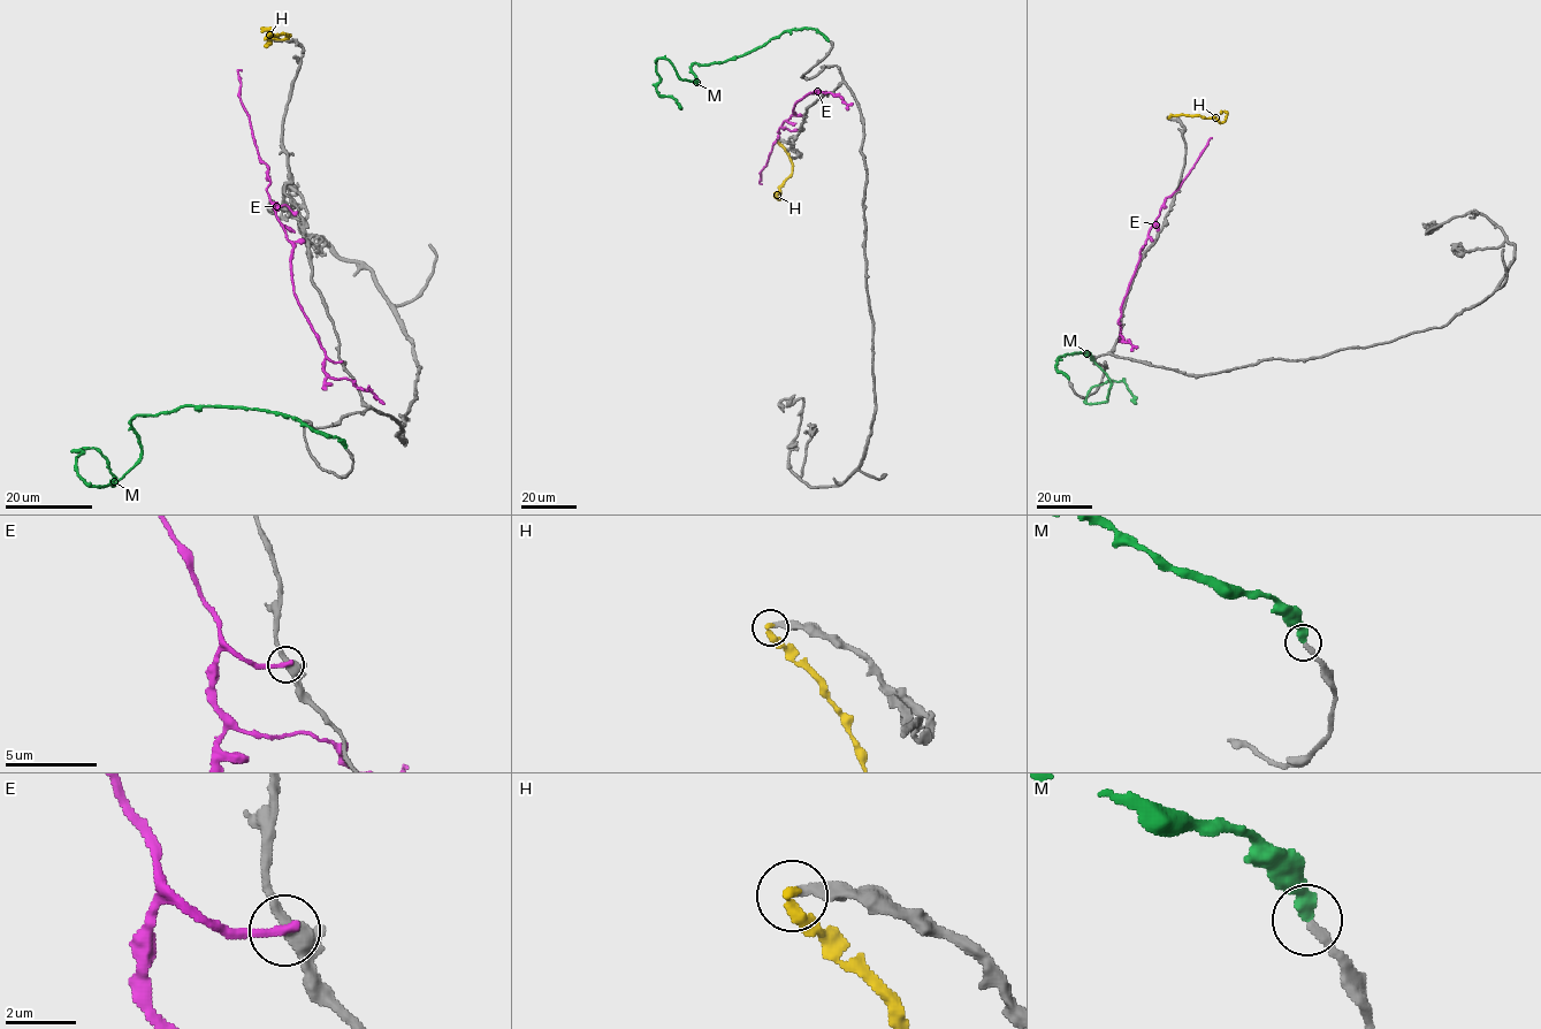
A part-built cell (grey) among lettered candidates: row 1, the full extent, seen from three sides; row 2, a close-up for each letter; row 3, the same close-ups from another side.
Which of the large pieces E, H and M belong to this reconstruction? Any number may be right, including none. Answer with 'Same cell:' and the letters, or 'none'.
Same cell: M

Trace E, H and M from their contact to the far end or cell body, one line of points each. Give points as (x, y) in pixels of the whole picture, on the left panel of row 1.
E: (341, 363), (326, 357), (299, 304), (291, 281), (292, 244), (267, 192), (268, 166), (241, 104), (242, 70)
H: (266, 38), (289, 35), (283, 39), (269, 37), (266, 46), (268, 31), (262, 29), (272, 31)
M: (345, 448), (185, 405), (136, 416), (114, 483), (76, 452), (114, 487)

